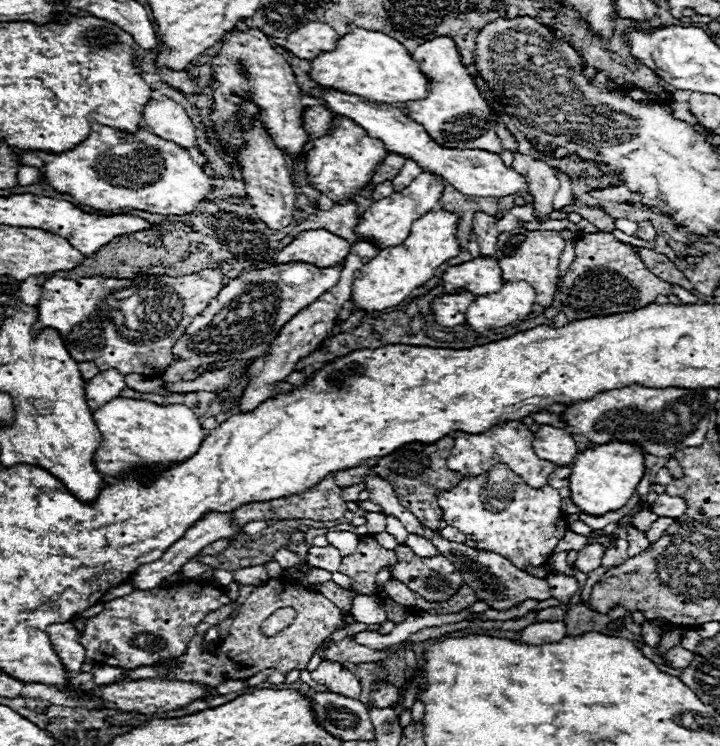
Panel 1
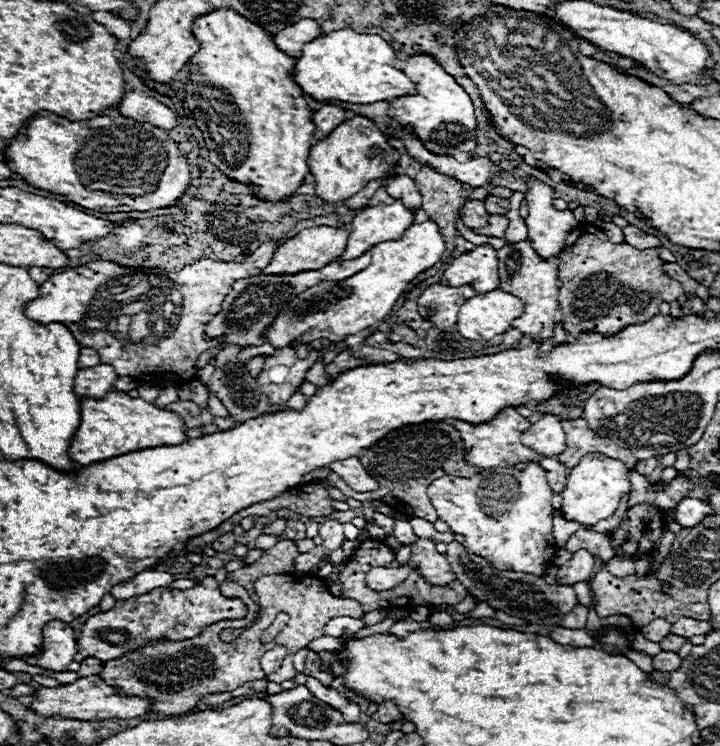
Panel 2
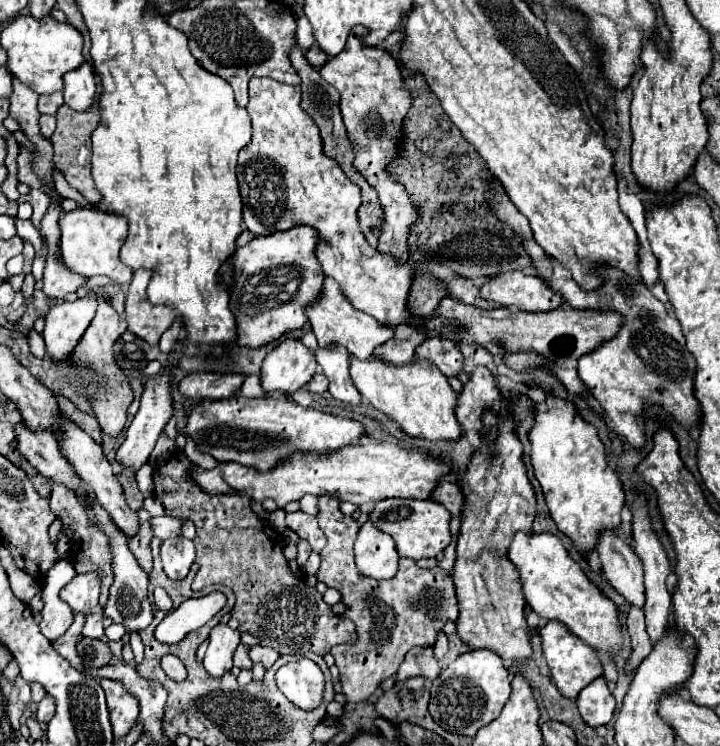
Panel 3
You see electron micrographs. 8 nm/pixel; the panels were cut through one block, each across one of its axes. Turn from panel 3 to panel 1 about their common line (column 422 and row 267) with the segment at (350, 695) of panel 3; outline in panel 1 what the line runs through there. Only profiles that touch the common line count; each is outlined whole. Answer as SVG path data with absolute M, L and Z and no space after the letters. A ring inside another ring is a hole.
M608 232L578 234L576 258L560 280L560 302L568 306L562 310L570 320L638 310L640 306L652 304L658 294L672 294L670 284L652 274L632 248L620 244Z

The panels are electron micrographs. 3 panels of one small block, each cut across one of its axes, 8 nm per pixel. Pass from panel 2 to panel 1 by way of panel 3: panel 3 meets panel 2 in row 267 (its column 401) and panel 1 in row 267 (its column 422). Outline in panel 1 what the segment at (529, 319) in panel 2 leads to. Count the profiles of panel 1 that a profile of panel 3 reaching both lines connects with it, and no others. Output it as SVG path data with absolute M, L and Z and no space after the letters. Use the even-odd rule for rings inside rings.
M518 226L510 232L498 234L498 248L494 252L494 258L500 264L502 278L506 282L518 282L518 280L530 282L530 286L534 286L538 294L536 304L540 308L546 308L554 300L554 292L558 284L558 260L560 260L562 250L564 250L564 238L558 232L526 230Z

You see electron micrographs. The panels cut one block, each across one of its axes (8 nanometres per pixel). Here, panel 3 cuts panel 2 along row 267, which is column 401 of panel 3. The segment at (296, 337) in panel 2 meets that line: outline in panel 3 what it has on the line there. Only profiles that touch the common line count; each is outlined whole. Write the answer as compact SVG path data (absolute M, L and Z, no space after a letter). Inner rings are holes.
M350 356L350 376L358 392L376 410L386 414L398 428L412 438L426 438L430 442L458 442L462 438L454 408L458 402L448 378L430 362L412 362L410 366L390 366L380 360L358 360Z

